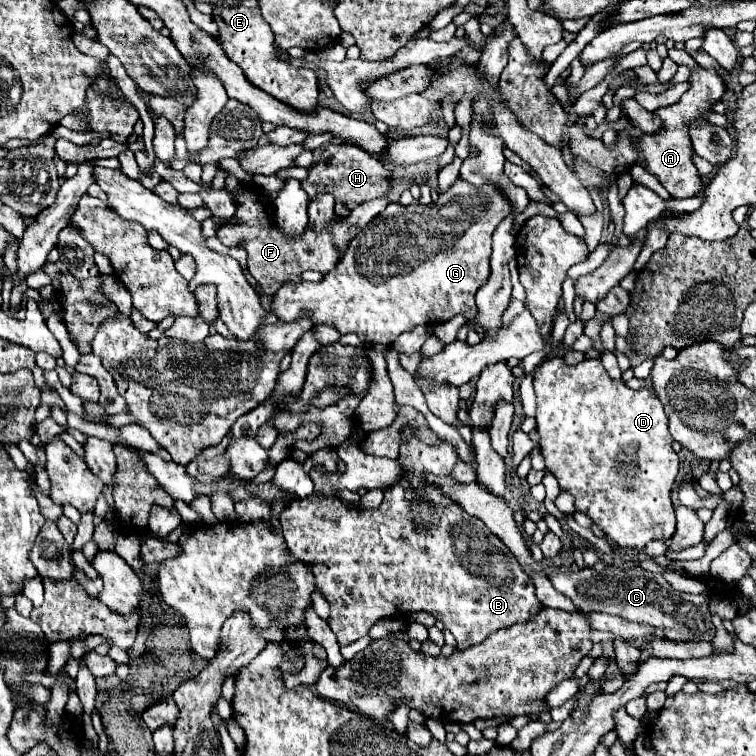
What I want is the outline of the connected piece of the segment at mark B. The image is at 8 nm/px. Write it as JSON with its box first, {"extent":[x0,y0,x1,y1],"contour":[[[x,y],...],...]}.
{"extent":[281,429,541,651],"contour":[[[405,429],[403,431],[403,439],[405,439],[405,445],[401,447],[401,457],[397,459],[403,469],[407,471],[405,477],[409,477],[407,481],[403,479],[401,485],[395,485],[393,489],[385,491],[385,499],[379,507],[375,509],[364,509],[363,507],[356,507],[351,505],[344,505],[341,503],[339,497],[317,497],[317,493],[313,493],[311,497],[307,499],[299,499],[299,501],[293,501],[289,503],[283,513],[281,513],[281,527],[283,527],[283,537],[287,541],[287,549],[301,561],[309,561],[311,563],[311,571],[315,573],[315,583],[317,583],[317,589],[321,591],[321,595],[327,599],[329,607],[331,607],[331,631],[337,635],[337,641],[339,645],[349,645],[349,643],[355,643],[357,639],[361,639],[363,635],[369,633],[369,629],[383,617],[389,617],[389,615],[395,615],[395,613],[419,613],[419,611],[425,611],[429,615],[433,615],[437,621],[441,621],[451,633],[453,637],[457,639],[457,649],[463,651],[475,643],[481,643],[483,639],[487,639],[491,633],[499,631],[499,629],[505,629],[505,627],[511,627],[515,623],[523,623],[527,619],[531,619],[533,615],[537,615],[541,611],[541,603],[535,595],[535,589],[533,589],[533,583],[531,579],[521,571],[517,559],[513,557],[513,553],[509,553],[509,549],[505,549],[505,545],[501,541],[497,541],[497,537],[493,537],[493,533],[489,533],[489,529],[485,529],[485,525],[481,525],[481,521],[477,521],[477,517],[469,517],[457,503],[453,503],[449,497],[443,495],[441,489],[433,487],[433,485],[427,485],[423,483],[421,479],[425,477],[425,473],[435,473],[435,475],[451,475],[451,469],[455,467],[457,463],[457,453],[455,449],[445,443],[445,441],[439,441],[437,447],[427,447],[423,441],[419,439],[413,439],[411,437],[411,429]]]}

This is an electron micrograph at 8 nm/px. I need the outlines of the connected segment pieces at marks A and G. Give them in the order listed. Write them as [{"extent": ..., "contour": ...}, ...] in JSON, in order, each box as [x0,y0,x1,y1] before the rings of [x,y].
[{"extent":[637,67,725,199],"contour":[[[699,67],[697,71],[691,71],[689,77],[689,89],[681,95],[681,99],[669,107],[661,107],[655,111],[657,117],[663,121],[663,129],[657,131],[655,135],[645,135],[643,139],[637,141],[637,149],[641,153],[641,159],[645,161],[645,169],[655,175],[661,185],[671,193],[675,199],[683,197],[695,197],[701,191],[701,179],[699,173],[691,161],[693,155],[693,145],[689,139],[689,129],[687,123],[693,119],[699,119],[703,113],[711,111],[711,105],[719,101],[719,97],[725,93],[725,83],[717,75],[715,69],[703,69]]]},{"extent":[271,179,509,345],"contour":[[[457,179],[445,193],[441,193],[431,205],[399,205],[389,203],[383,213],[359,231],[351,241],[345,257],[333,271],[319,283],[285,283],[271,297],[271,311],[279,321],[295,321],[307,311],[317,325],[331,325],[339,333],[355,333],[361,343],[391,345],[401,333],[411,331],[417,325],[437,325],[453,319],[455,315],[473,321],[477,315],[475,293],[489,279],[489,253],[493,229],[509,215],[509,203],[493,185],[469,185]]]}]

